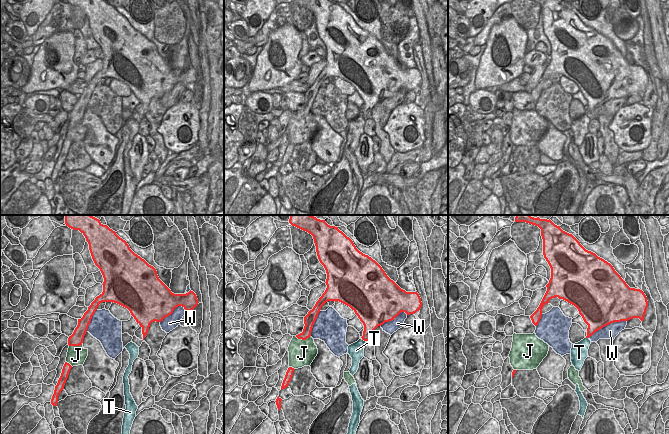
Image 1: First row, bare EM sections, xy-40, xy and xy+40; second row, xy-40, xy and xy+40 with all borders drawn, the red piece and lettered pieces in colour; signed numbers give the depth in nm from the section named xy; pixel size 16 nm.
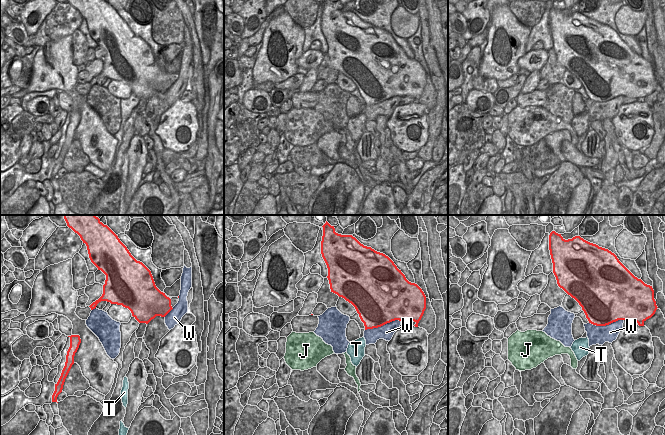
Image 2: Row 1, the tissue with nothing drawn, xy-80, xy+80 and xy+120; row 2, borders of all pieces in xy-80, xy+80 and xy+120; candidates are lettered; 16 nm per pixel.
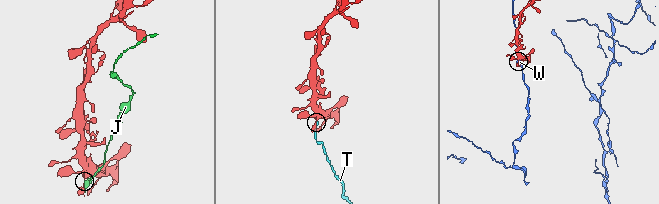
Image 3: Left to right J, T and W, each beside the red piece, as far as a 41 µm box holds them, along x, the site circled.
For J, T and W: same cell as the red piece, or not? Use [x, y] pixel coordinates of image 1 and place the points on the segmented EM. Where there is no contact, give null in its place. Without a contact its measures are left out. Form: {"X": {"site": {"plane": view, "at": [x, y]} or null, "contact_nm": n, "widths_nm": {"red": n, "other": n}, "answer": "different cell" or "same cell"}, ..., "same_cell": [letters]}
{"J": {"site": {"plane": "xy", "at": [302, 339]}, "contact_nm": 260, "widths_nm": {"red": 140, "other": 420}, "answer": "different cell"}, "T": {"site": {"plane": "xy", "at": [363, 339]}, "contact_nm": 90, "widths_nm": {"red": 190, "other": 260}, "answer": "different cell"}, "W": {"site": {"plane": "xy+40", "at": [607, 324]}, "contact_nm": 700, "widths_nm": {"red": 500, "other": 240}, "answer": "different cell"}, "same_cell": []}

